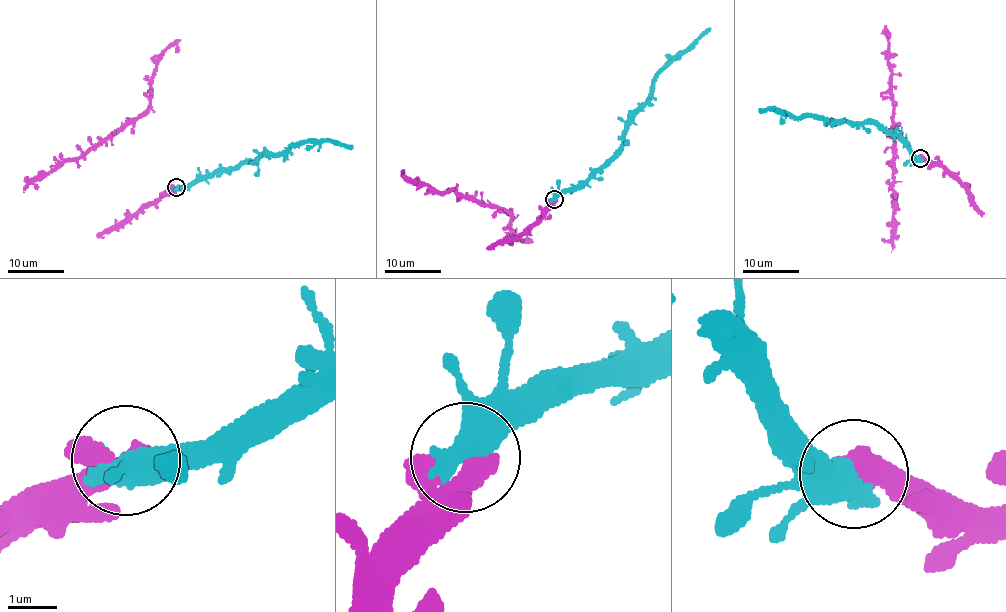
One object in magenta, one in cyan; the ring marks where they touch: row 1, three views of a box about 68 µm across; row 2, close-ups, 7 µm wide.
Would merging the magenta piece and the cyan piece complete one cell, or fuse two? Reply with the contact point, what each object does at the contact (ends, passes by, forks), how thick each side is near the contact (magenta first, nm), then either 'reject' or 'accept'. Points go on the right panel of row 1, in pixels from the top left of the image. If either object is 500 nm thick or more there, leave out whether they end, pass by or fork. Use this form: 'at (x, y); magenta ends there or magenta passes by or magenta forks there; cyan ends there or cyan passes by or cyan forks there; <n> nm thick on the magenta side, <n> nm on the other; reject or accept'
at (920, 158); 550 nm thick on the magenta side, 650 nm on the other; accept

